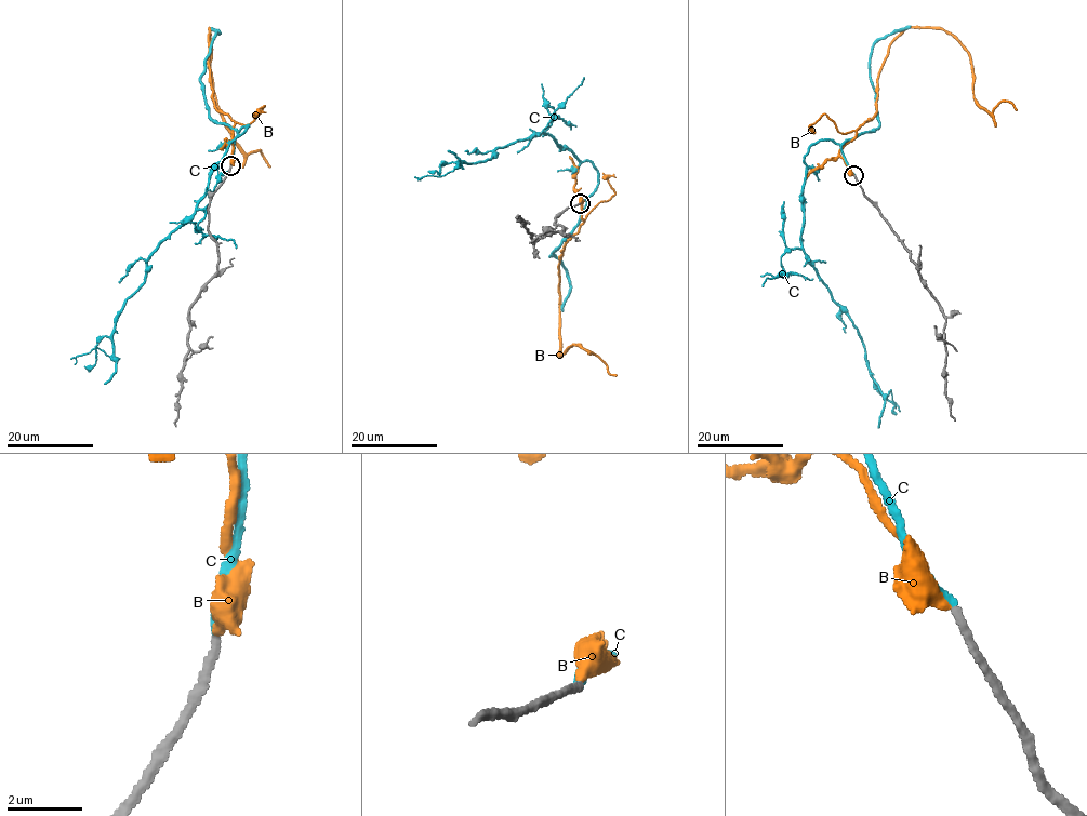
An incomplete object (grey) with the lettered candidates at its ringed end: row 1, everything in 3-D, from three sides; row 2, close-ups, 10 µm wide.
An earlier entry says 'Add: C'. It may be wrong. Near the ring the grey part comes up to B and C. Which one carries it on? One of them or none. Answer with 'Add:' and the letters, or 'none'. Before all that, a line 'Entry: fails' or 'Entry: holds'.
Entry: holds
Add: C

